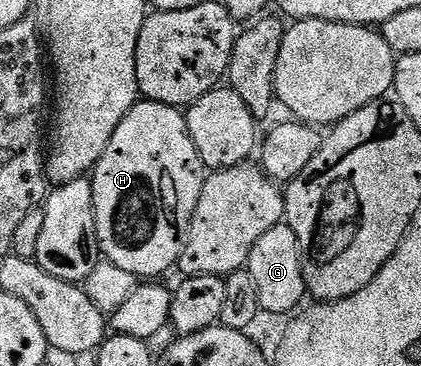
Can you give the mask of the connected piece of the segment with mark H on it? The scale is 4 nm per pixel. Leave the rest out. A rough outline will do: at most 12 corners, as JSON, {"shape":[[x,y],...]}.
{"shape":[[134,104],[90,177],[106,263],[174,269],[209,170]]}

